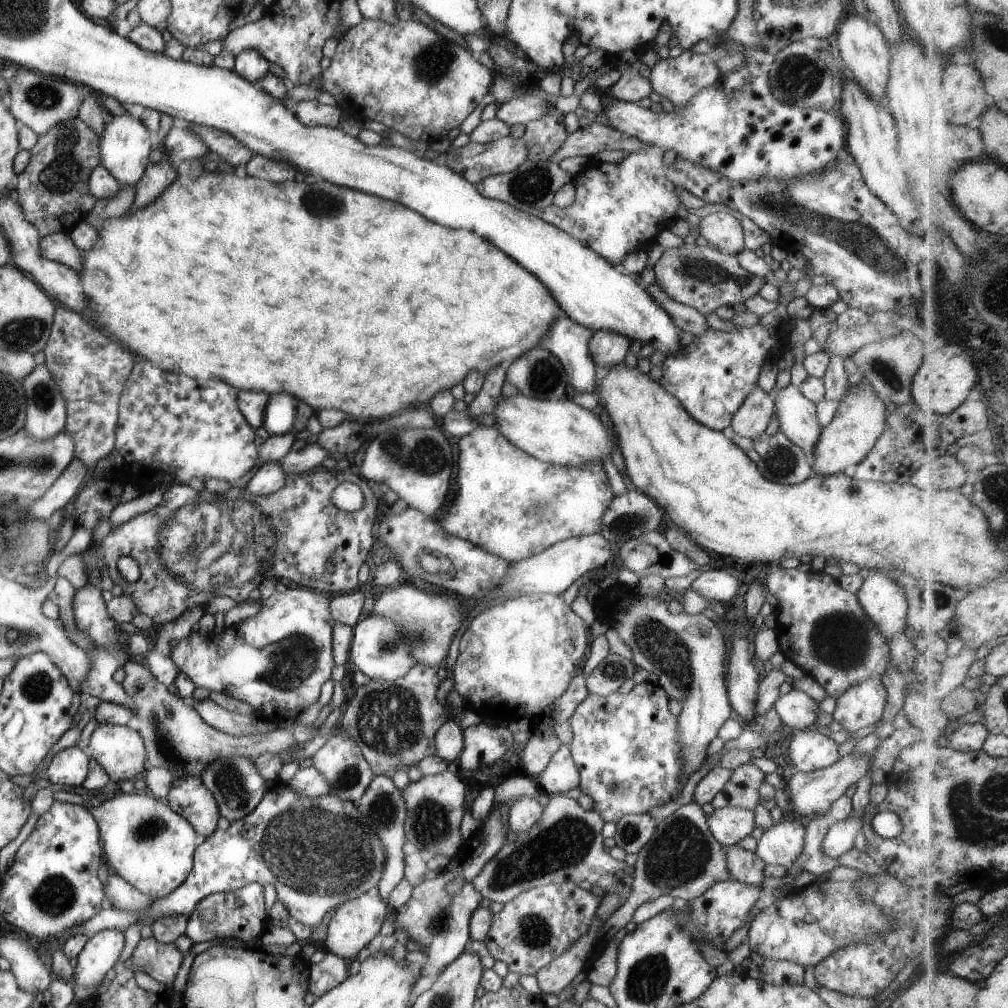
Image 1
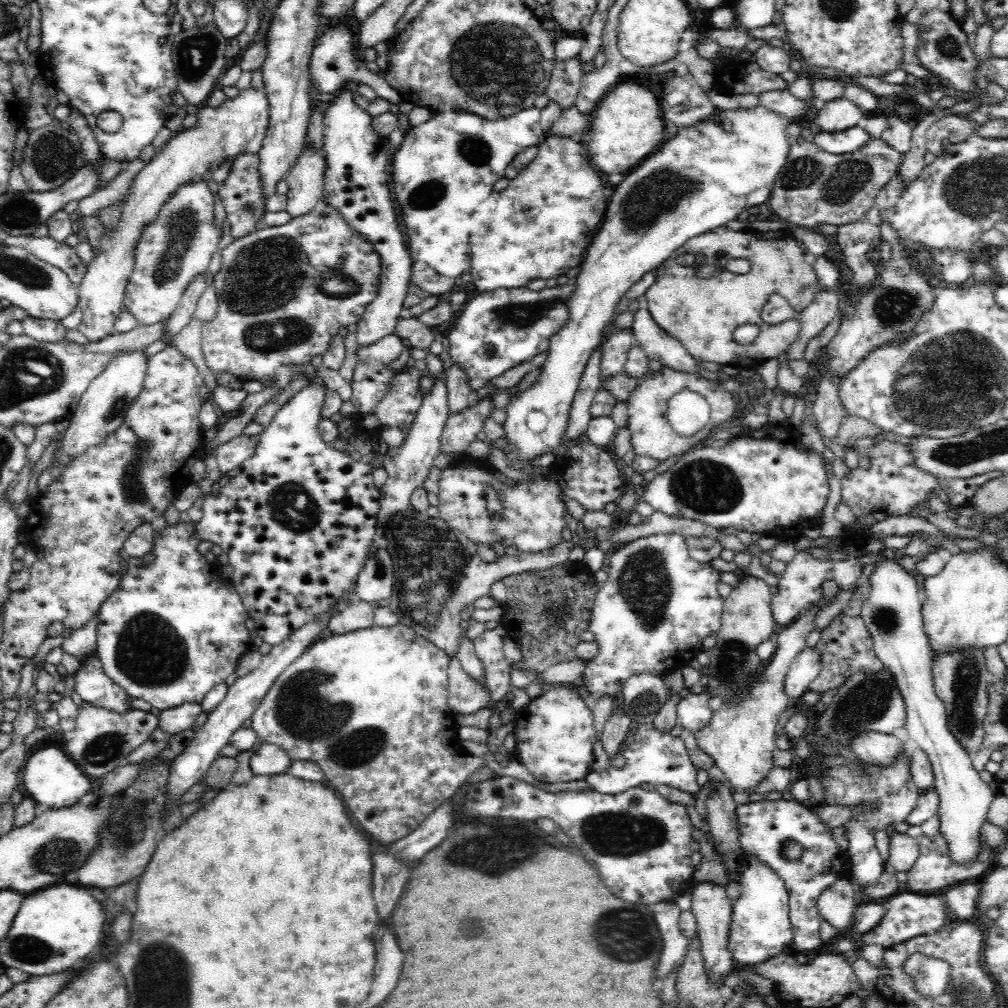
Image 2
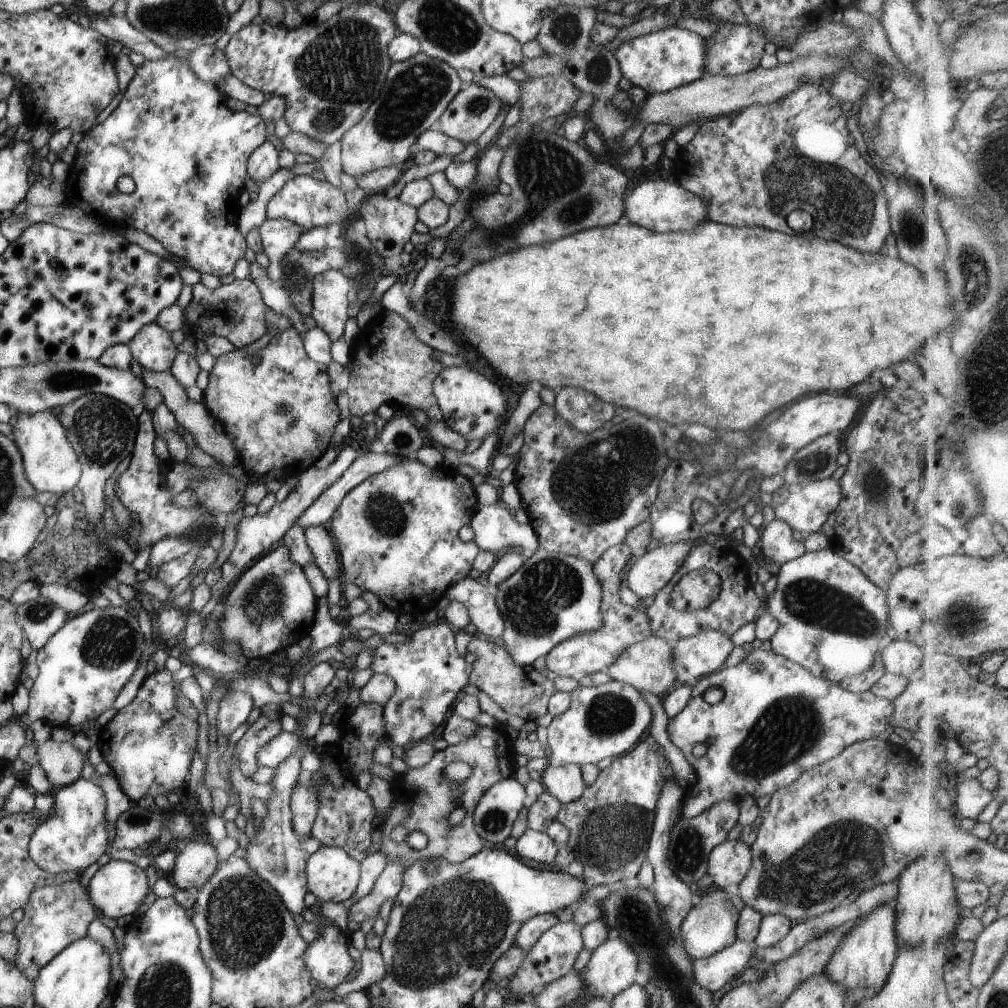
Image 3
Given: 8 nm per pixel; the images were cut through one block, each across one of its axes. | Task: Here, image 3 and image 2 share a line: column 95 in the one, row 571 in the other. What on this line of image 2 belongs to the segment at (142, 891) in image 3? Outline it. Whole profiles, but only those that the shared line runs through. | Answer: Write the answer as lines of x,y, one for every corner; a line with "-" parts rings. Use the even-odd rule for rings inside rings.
887,553
876,562
869,581
872,583
870,596
861,606
860,616
872,637
876,656
894,677
898,693
904,699
905,728
932,765
933,788
938,793
939,830
948,845
950,859
960,865
967,863
979,853
981,828
997,791
992,791
988,783
980,779
969,753
948,729
947,713
933,684
932,652
924,631
922,602
915,578
903,560

